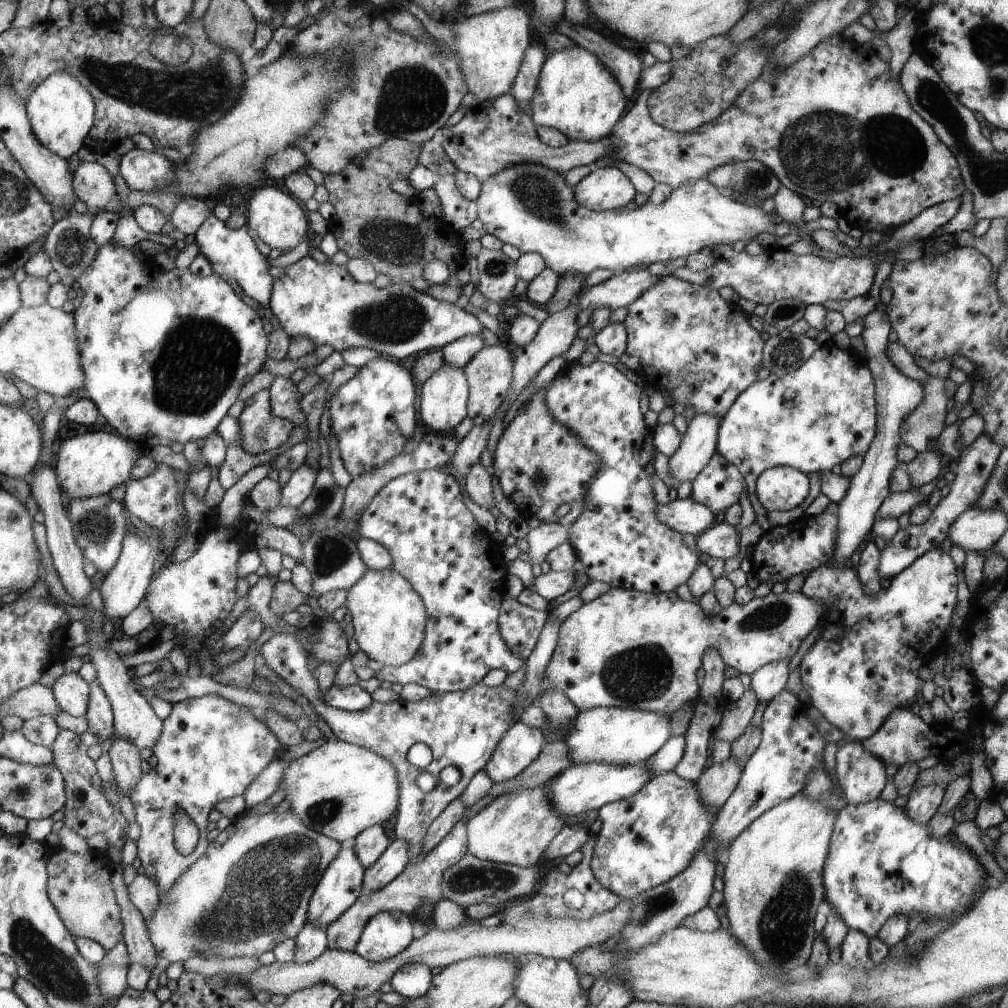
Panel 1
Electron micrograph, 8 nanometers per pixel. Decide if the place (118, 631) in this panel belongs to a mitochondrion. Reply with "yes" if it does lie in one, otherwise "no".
no

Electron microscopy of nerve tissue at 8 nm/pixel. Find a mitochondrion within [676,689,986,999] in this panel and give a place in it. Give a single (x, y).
(783, 926)

